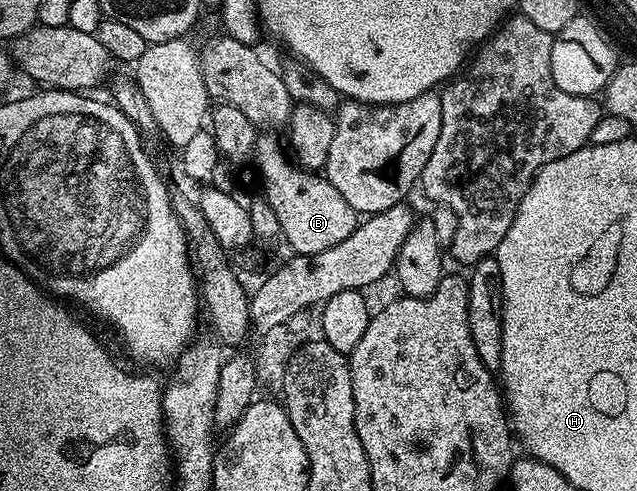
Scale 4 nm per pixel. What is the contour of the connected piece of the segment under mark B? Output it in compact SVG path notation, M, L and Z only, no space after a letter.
M276 134L257 135L254 165L264 183L263 199L274 210L280 227L279 235L284 236L285 242L292 247L291 251L297 256L313 256L322 254L322 250L330 250L330 246L338 246L342 238L350 238L358 223L358 214L350 202L346 202L346 198L342 198L342 194L338 194L323 175L293 162L281 137L279 140L272 135Z

